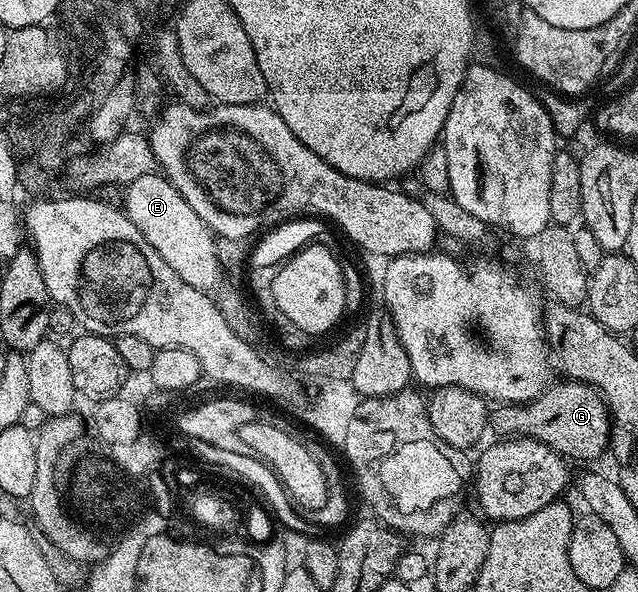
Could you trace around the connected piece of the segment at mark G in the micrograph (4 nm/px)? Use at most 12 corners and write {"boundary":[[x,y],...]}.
{"boundary":[[549,383],[490,416],[504,438],[528,436],[573,461],[600,457],[611,416],[599,389]]}

